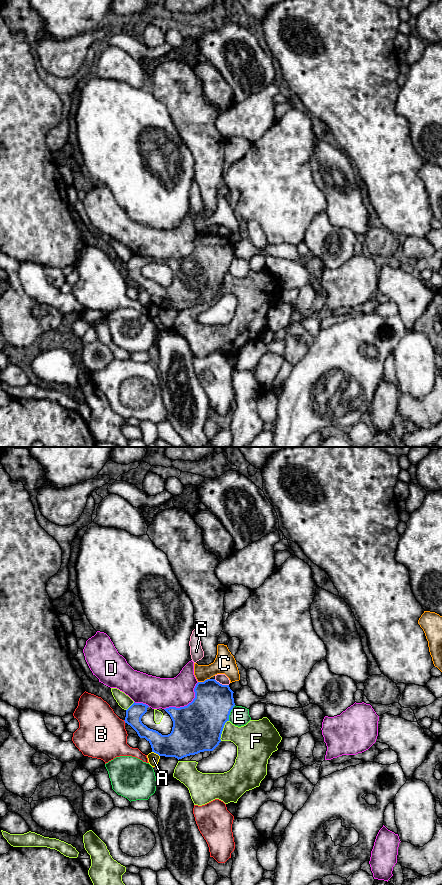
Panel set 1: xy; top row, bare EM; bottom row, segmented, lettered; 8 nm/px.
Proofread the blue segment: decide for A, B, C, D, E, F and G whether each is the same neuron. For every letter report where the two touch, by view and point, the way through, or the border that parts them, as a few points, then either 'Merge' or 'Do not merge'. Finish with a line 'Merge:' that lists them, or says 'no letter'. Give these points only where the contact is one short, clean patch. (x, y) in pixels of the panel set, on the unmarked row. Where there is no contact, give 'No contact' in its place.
A: Touches blue at xy (156, 305). Do not merge
B: Touches blue at xy (124, 272). Do not merge
C: Touches blue at xy (204, 233). Do not merge
D: Touches blue at xy (188, 256). Do not merge
E: Touches blue at xy (229, 265). Do not merge
F: Touches blue at xy (222, 282). Do not merge
G: Touches blue at xy (221, 236). Boundary: xy (214, 231), (228, 237). Do not merge
Merge: no letter

